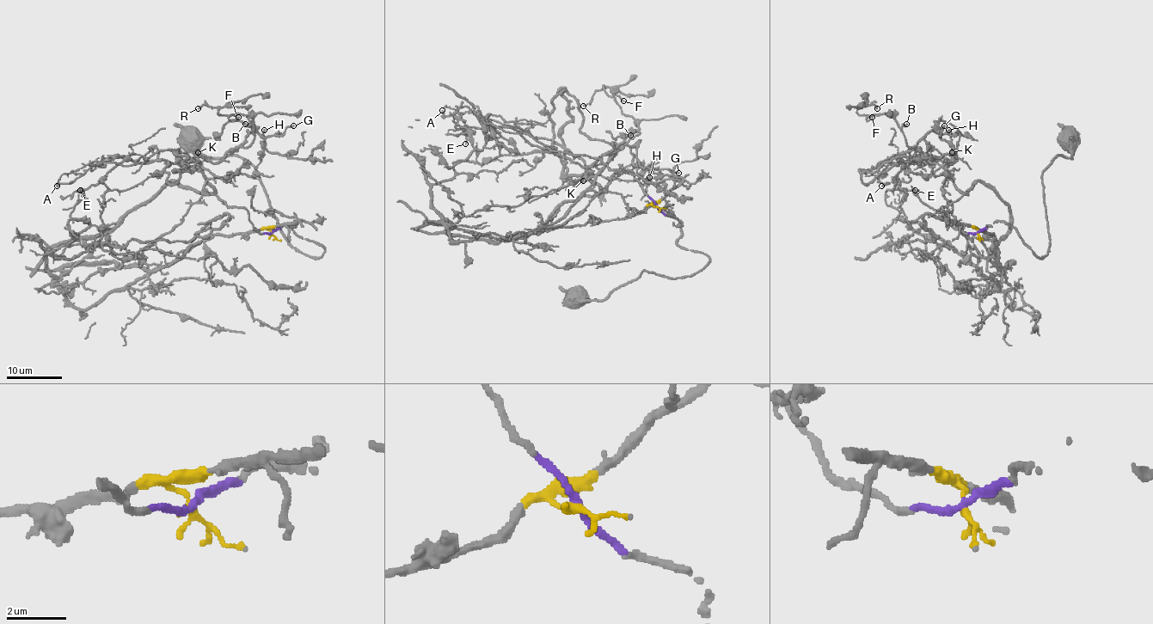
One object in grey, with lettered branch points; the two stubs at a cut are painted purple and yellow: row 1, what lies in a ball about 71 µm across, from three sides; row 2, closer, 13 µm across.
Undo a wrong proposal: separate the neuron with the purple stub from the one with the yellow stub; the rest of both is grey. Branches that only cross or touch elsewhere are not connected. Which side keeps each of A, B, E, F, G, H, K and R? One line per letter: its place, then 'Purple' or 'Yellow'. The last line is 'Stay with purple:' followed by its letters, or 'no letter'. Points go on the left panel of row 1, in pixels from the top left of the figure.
A: Place: (57, 186). Purple
B: Place: (245, 124). Purple
E: Place: (80, 190). Purple
F: Place: (238, 117). Purple
G: Place: (293, 125). Purple
H: Place: (264, 130). Purple
K: Place: (198, 152). Purple
R: Place: (198, 108). Purple
Stay with purple: A, B, E, F, G, H, K, R

